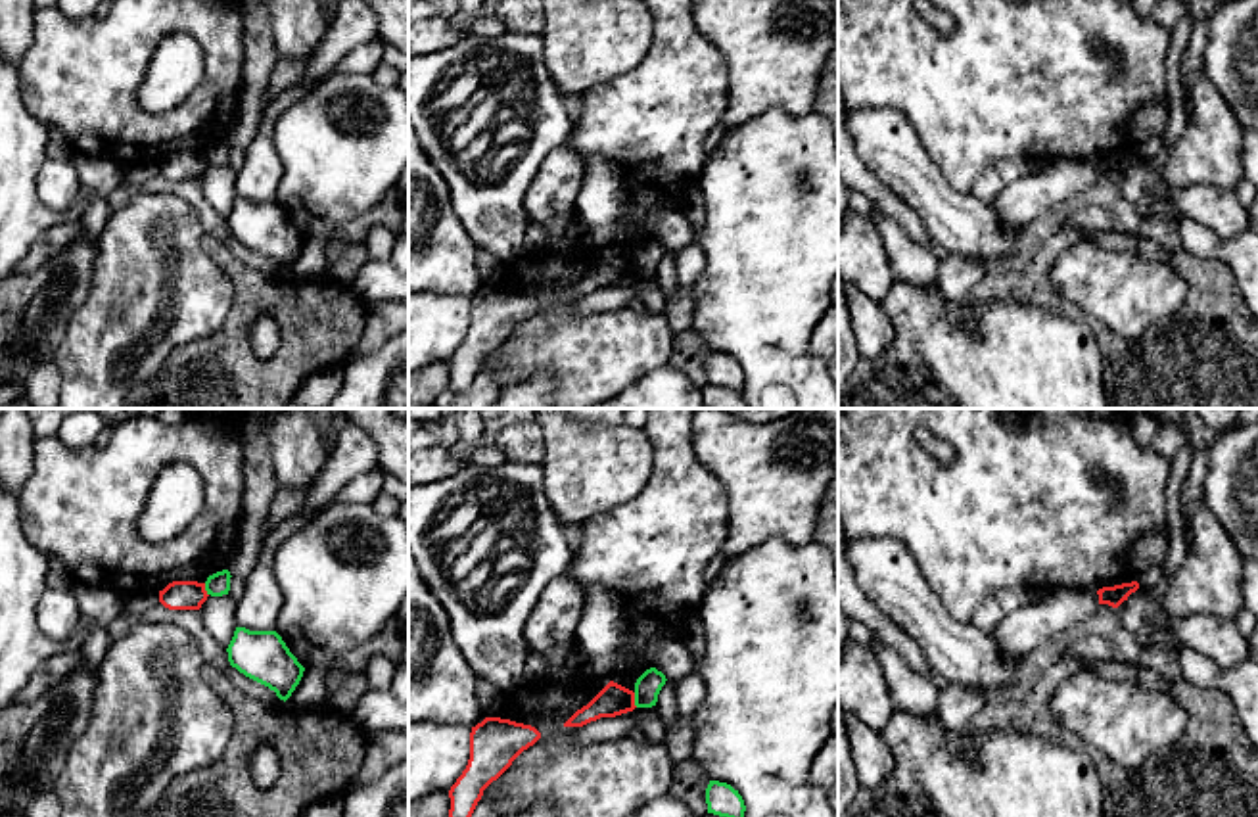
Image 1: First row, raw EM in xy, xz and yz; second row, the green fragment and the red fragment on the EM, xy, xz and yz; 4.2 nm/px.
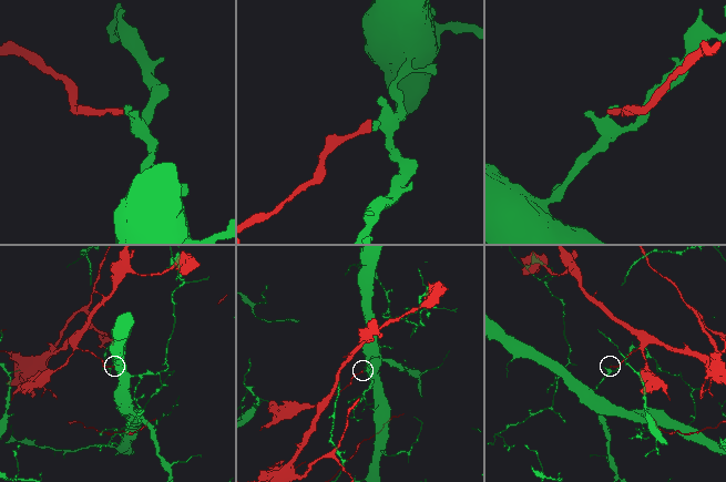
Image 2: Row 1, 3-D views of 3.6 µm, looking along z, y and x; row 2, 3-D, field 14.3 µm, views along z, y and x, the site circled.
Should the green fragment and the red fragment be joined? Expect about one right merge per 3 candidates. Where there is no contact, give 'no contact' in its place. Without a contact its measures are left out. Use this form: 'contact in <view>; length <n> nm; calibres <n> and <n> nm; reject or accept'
contact in xz; length 70 nm; calibres 110 and 130 nm; reject

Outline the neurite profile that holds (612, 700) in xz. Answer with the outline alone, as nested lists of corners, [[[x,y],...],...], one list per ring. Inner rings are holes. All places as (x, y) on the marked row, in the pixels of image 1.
[[[610,681],[587,706],[577,710],[564,727],[583,727],[600,717],[616,717],[635,708],[635,692]]]

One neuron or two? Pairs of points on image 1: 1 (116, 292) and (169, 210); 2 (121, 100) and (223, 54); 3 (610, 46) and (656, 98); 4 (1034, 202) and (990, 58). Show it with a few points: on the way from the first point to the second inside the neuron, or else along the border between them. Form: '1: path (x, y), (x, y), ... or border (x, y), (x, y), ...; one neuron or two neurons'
1: path (137, 271), (150, 257), (150, 246), (160, 231); one neuron
2: path (152, 121), (181, 121), (217, 85); one neuron
3: border (654, 31), (647, 54), (631, 70), (589, 87); two neurons
4: border (1080, 158), (1059, 158), (1036, 167); two neurons

